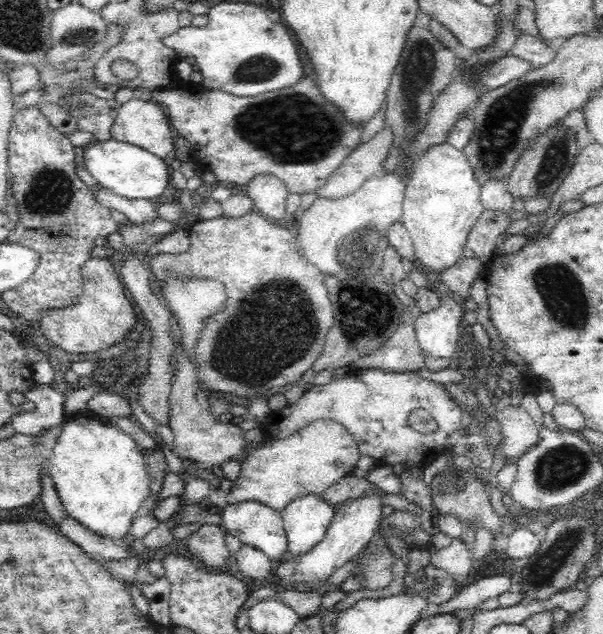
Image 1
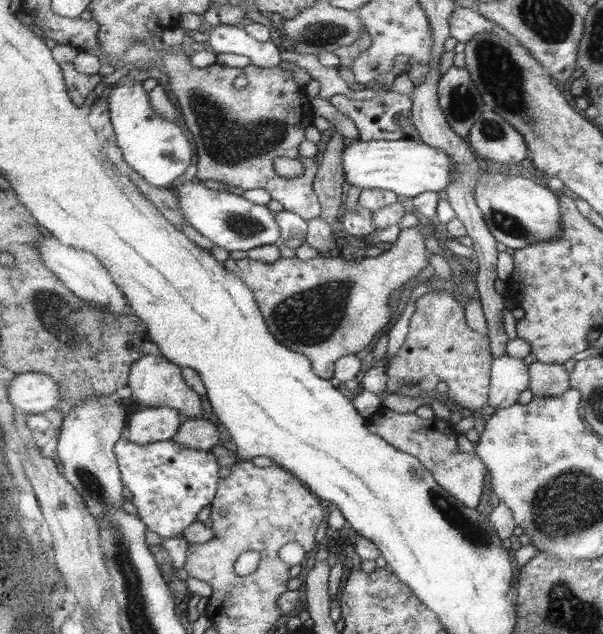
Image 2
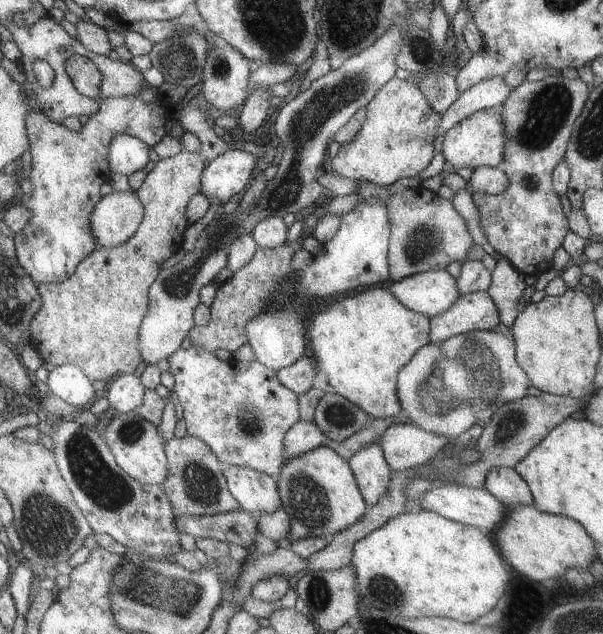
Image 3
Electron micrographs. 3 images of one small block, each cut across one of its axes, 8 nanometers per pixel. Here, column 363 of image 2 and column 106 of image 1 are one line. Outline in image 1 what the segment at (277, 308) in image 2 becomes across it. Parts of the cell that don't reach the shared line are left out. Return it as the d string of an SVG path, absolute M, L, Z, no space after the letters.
M88 258L80 266L80 276L82 276L82 298L78 304L72 308L64 310L40 310L36 312L38 324L42 334L60 346L62 350L70 354L90 354L90 352L100 352L106 350L120 340L126 338L126 334L136 326L138 316L134 314L132 304L124 296L124 284L120 282L118 274L114 272L114 264L104 258Z

